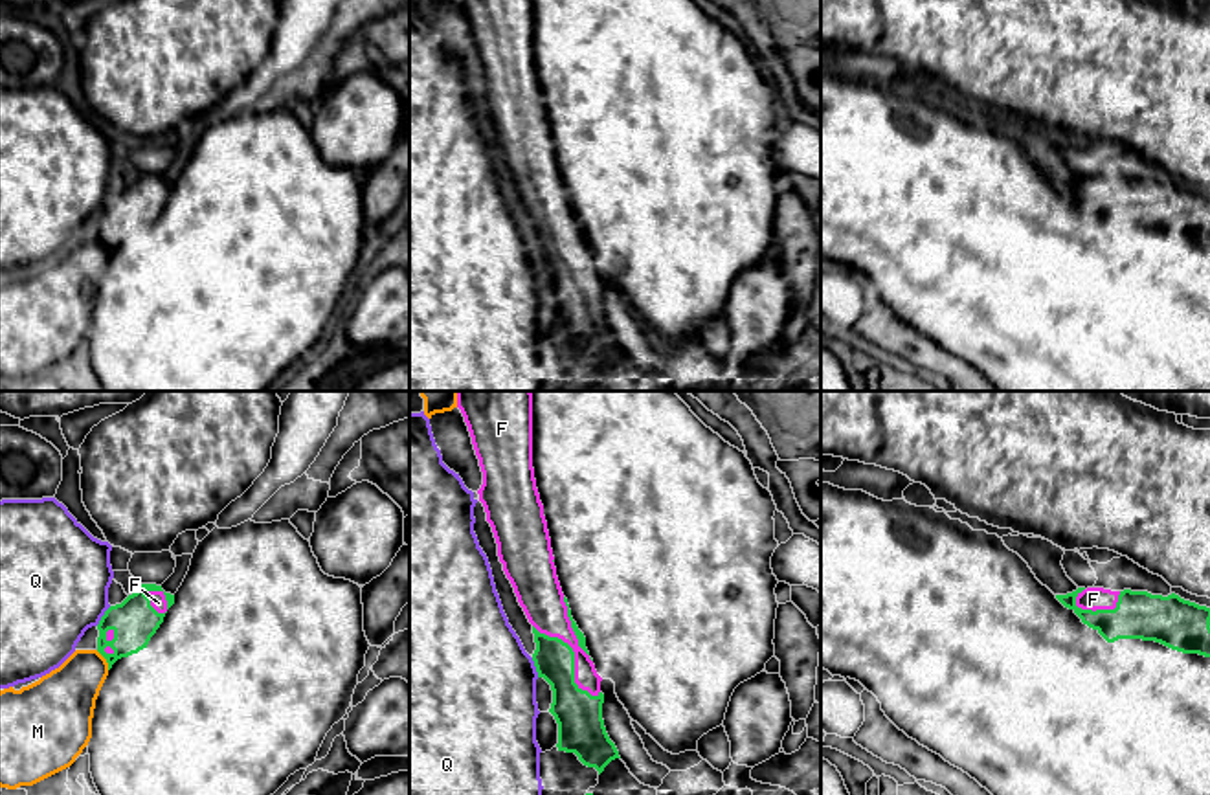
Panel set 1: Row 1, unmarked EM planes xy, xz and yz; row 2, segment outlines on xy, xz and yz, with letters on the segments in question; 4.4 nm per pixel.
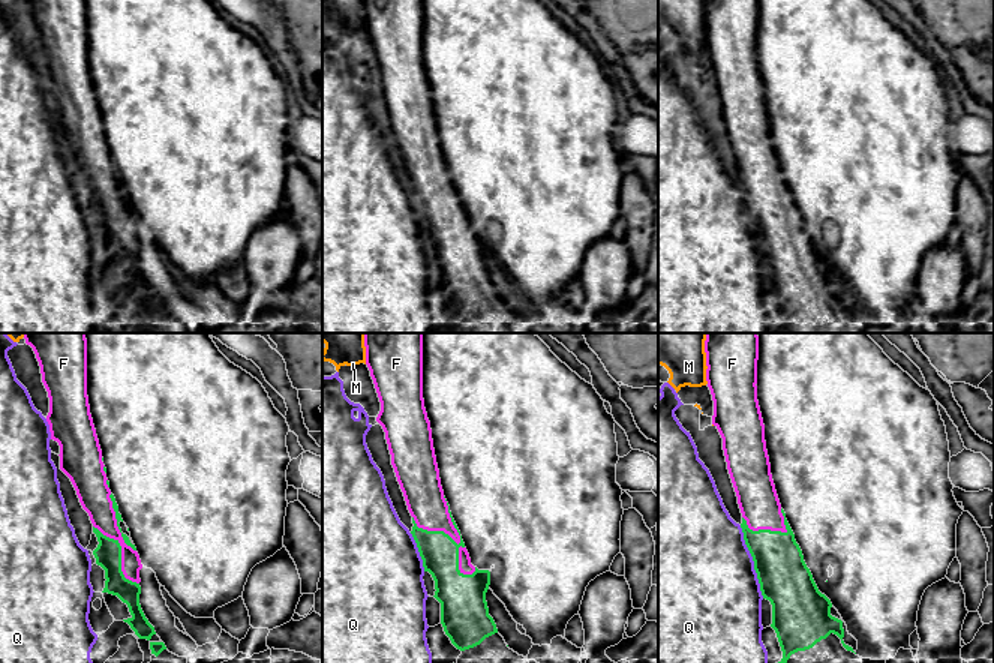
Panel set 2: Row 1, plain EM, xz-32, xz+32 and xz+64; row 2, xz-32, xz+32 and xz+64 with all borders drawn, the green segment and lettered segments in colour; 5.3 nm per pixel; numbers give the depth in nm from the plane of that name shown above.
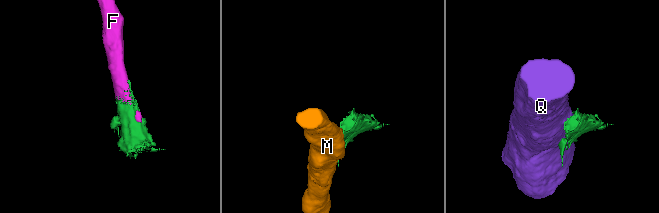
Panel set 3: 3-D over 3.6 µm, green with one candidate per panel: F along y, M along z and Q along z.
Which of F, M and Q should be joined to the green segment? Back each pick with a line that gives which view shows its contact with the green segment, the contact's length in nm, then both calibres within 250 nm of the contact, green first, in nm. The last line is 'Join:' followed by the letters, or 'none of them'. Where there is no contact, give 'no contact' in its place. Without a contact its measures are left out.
F: meets green in xz; contact 420 nm long; 200 nm thick on the green side, 180 nm on the other
Join: F

